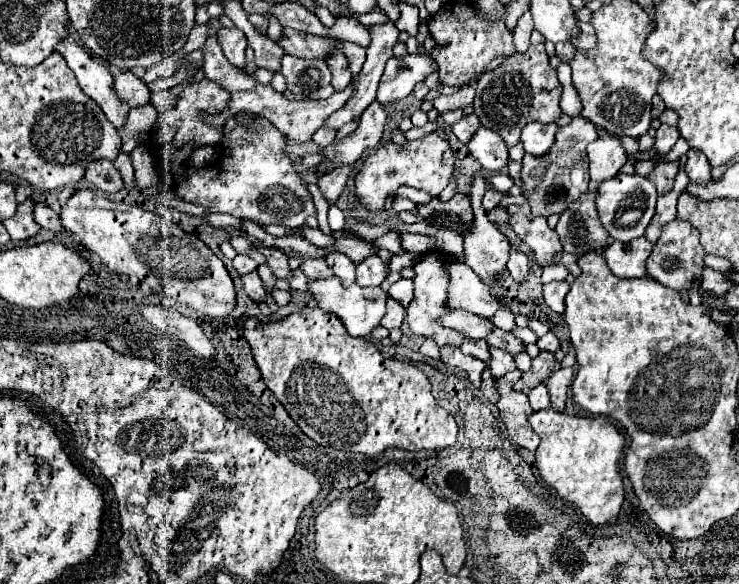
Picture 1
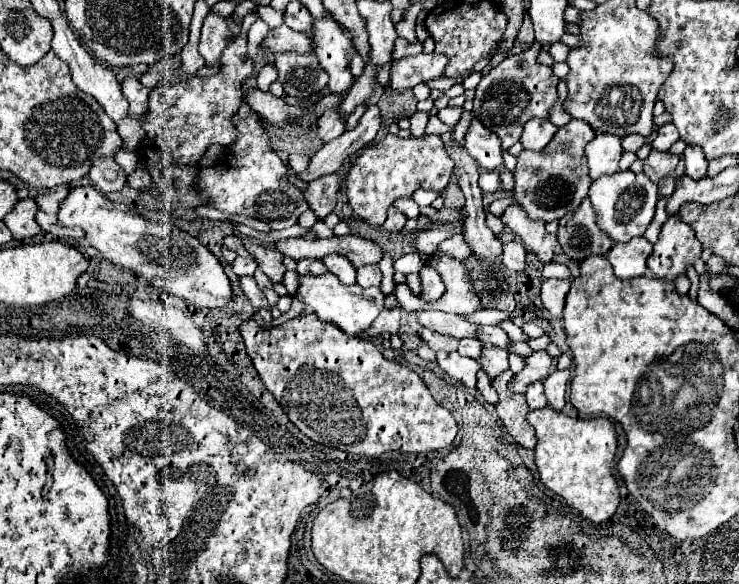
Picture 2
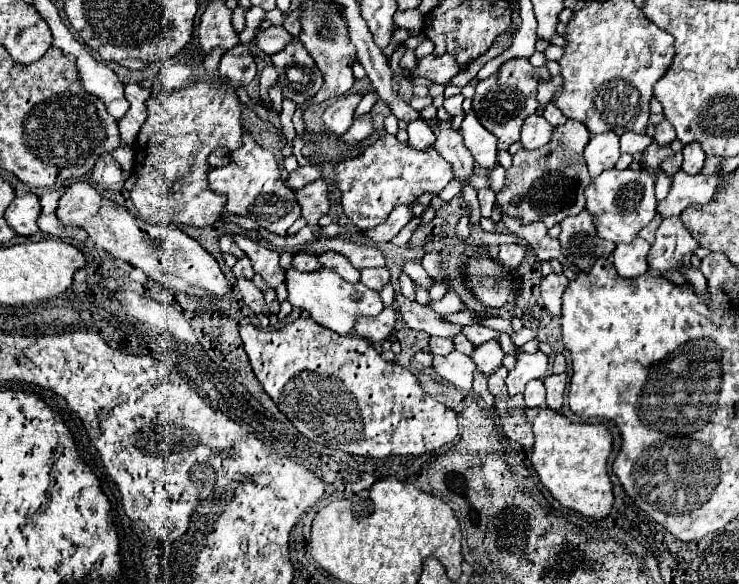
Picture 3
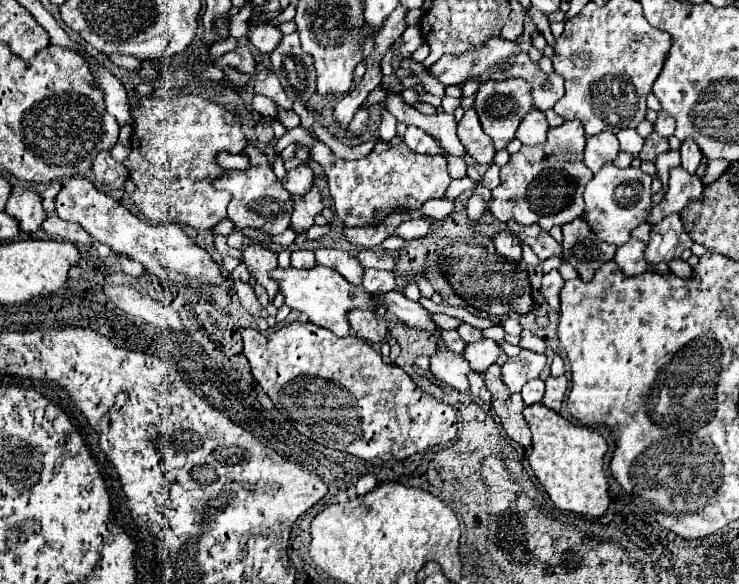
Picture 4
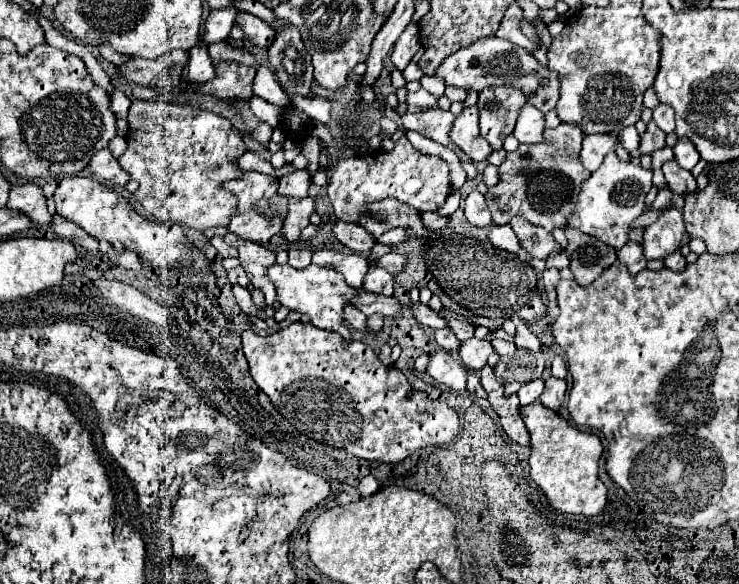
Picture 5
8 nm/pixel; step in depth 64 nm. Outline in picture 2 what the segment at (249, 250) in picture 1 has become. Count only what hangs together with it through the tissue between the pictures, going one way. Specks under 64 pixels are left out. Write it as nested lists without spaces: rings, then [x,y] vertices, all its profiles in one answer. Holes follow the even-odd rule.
[[[226,236],[226,238],[224,238],[224,246],[226,246],[228,250],[234,250],[238,256],[246,256],[246,254],[248,254],[246,248],[242,246],[242,240],[240,240],[238,236]]]

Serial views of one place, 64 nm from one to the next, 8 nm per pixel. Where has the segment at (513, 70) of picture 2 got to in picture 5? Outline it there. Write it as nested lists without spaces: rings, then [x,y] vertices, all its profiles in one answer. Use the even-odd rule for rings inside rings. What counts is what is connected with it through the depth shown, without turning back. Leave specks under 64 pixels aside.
[[[490,86],[480,92],[480,134],[488,140],[492,150],[500,150],[506,136],[512,134],[518,112],[524,104],[524,94],[510,86]]]

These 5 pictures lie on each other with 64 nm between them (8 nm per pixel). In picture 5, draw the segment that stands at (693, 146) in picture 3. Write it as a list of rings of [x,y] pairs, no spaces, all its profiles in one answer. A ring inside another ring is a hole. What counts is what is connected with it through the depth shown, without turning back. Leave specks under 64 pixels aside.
[[[678,138],[676,146],[672,148],[674,150],[674,158],[676,162],[684,168],[684,170],[692,170],[698,160],[700,160],[700,154],[696,150],[696,146],[692,146],[692,142],[688,138]]]

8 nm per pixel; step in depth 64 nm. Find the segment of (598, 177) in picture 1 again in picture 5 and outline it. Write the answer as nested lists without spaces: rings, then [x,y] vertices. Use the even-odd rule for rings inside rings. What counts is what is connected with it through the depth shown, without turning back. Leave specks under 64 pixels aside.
[[[586,134],[580,150],[580,162],[586,170],[596,172],[610,150],[616,150],[614,134]]]

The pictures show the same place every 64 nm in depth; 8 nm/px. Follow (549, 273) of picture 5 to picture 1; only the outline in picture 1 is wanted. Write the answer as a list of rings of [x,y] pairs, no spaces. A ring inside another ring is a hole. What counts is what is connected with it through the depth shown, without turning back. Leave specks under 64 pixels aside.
[[[550,282],[550,284],[544,284],[544,302],[546,306],[556,312],[556,314],[562,314],[564,312],[564,296],[568,294],[570,286],[568,282]]]

